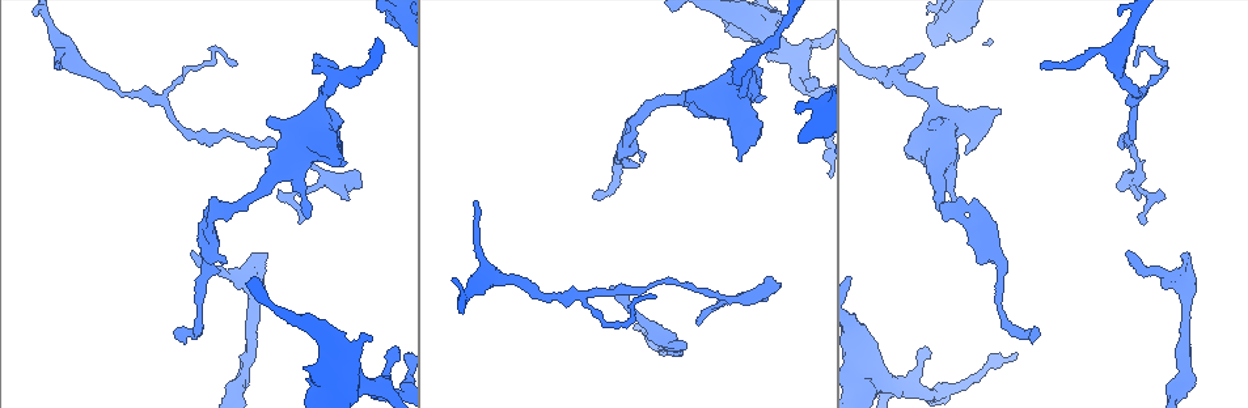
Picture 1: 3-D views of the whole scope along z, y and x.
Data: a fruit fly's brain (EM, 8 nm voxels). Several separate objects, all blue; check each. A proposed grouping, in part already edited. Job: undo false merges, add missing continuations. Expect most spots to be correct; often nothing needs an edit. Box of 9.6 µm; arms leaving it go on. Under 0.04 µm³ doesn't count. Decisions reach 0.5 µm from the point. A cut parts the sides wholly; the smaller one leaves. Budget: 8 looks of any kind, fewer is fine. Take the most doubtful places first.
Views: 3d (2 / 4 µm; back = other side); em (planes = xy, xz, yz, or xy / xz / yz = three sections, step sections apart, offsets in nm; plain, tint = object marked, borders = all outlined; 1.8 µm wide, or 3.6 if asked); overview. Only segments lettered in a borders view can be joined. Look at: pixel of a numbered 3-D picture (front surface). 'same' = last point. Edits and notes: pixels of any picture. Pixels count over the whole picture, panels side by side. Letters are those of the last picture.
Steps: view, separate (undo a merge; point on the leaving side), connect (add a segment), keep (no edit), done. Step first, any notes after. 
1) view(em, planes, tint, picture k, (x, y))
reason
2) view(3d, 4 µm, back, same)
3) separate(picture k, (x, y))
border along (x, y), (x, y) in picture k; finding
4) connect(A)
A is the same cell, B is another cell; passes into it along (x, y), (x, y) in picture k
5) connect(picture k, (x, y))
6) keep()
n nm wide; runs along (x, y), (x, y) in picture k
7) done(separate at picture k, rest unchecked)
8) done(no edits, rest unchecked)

view(3d, 4 µm, picture 1, (1000, 109))
thick end

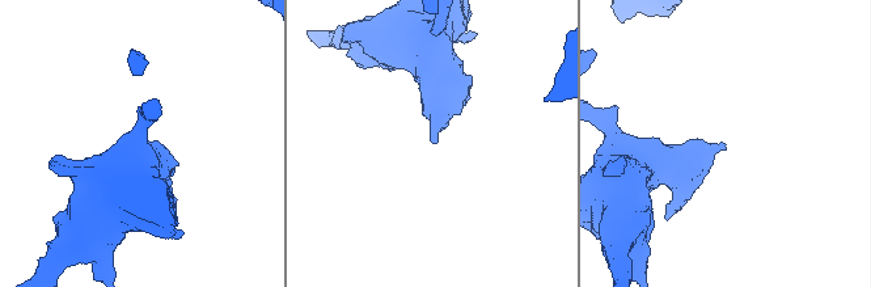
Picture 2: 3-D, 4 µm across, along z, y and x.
view(em, xz, step 8, borders, picture 2, (724, 145))
now the EM

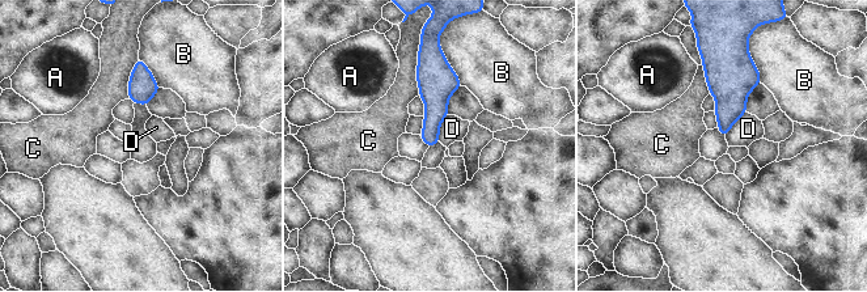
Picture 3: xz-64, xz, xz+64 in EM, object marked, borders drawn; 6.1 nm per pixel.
view(em, planes, borders, same)

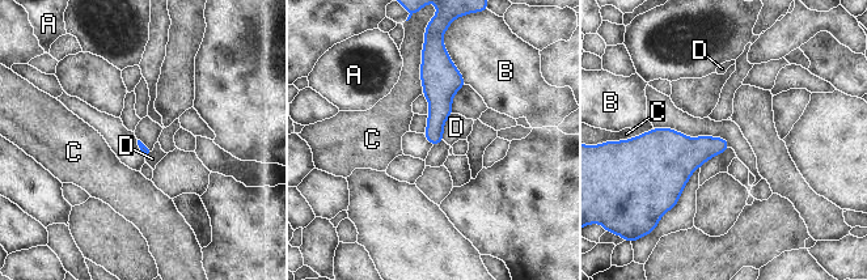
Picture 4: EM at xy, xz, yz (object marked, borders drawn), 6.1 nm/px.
keep()
A, B, C and D are other cells; no lettered segment goes on from it

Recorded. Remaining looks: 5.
view(em, xz, step 16, plain, picture 1, (191, 252))
an open end

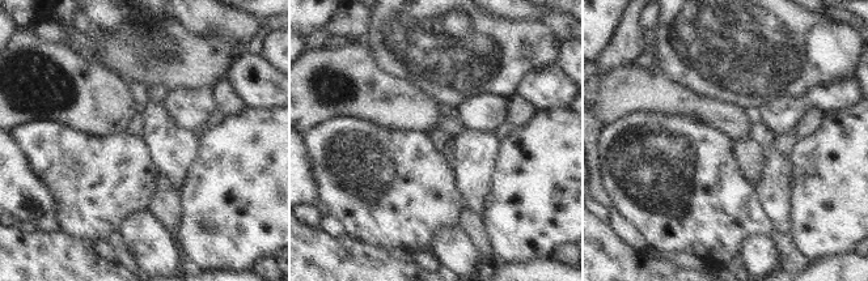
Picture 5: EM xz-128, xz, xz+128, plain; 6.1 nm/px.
view(em, xz, step 16, borders, same)
what lies round it

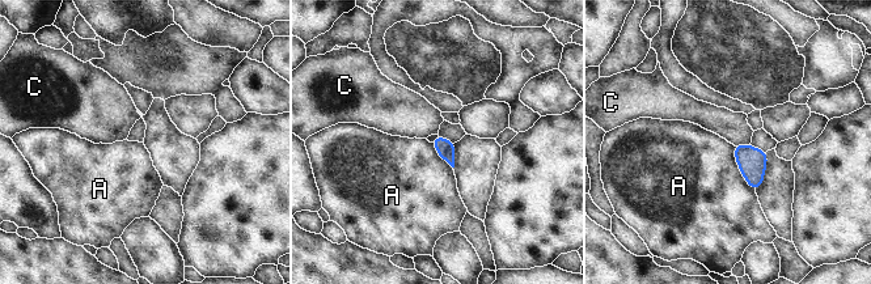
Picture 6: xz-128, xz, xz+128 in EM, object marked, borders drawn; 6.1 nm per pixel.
keep()
A and C are other cells; border along (732, 145), (739, 170), (755, 190) in picture 6; none of them fits

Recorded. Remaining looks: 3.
view(3d, 2 µm, picture 1, (175, 328))
long arm stops here

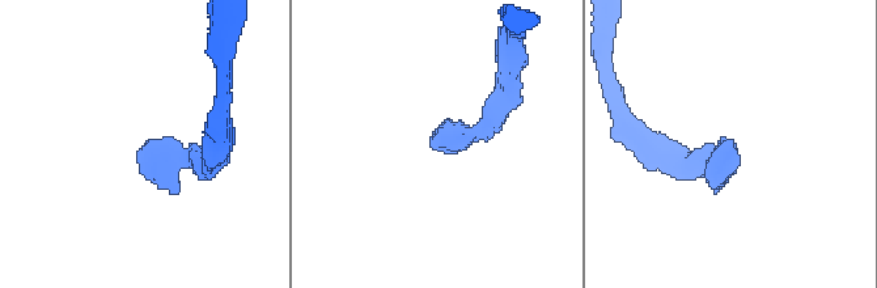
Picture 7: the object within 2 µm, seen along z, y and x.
view(em, planes, borders, picture 7, (734, 149))
need the tissue

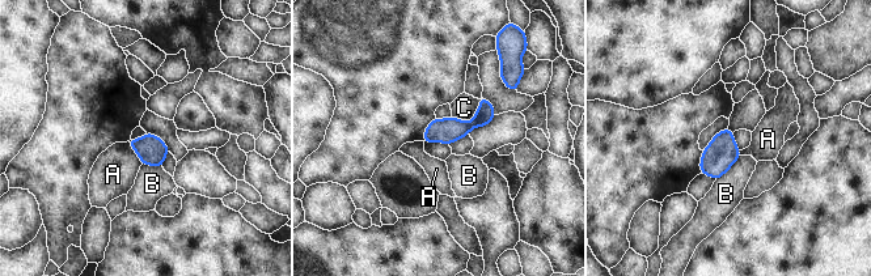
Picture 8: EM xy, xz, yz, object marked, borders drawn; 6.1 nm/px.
keep()
A, B and C are other cells; runs along (490, 109), (464, 128), (426, 139) in picture 8; no lettered segment goes on from it

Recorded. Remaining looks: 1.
done(no edits, rest unchecked)

